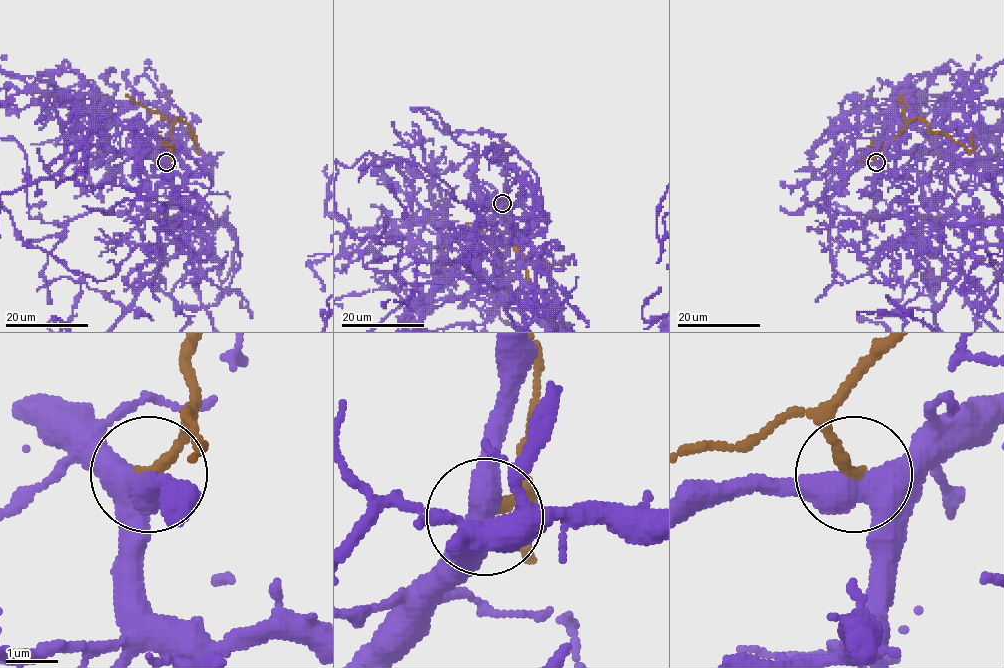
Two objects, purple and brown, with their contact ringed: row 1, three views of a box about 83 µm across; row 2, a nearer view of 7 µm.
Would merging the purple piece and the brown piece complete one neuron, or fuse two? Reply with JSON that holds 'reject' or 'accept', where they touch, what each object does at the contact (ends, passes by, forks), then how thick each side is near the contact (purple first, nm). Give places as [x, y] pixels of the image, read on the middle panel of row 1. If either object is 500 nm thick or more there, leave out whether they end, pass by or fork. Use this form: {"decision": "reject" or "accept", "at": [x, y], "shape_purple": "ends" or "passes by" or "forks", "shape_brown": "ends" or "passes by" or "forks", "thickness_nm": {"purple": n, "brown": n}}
{"decision": "reject", "at": [502, 203], "thickness_nm": {"purple": 550, "brown": 240}}

